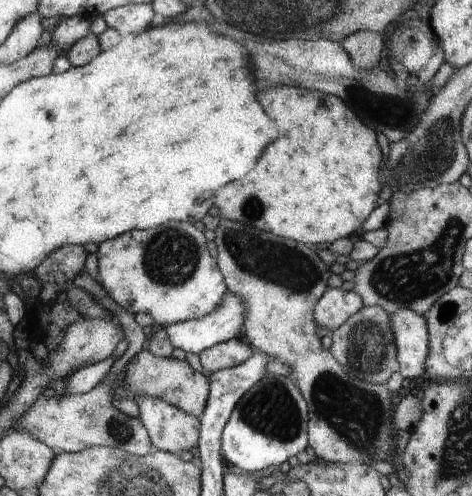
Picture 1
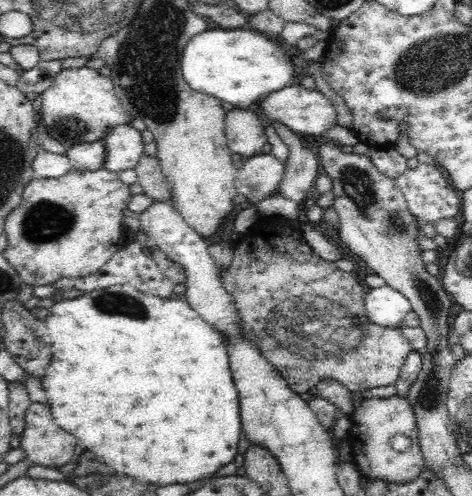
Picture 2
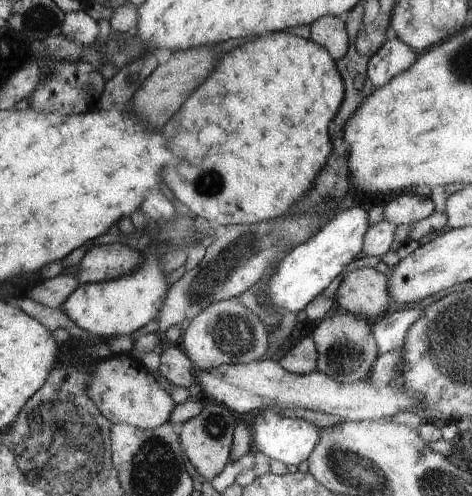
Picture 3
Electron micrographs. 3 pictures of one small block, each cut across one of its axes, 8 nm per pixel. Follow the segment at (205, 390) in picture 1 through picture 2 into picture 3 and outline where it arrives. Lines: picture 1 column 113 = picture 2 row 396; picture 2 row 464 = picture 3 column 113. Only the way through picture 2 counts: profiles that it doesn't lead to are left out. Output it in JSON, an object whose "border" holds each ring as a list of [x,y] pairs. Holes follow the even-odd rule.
{"border":[[[109,356],[91,364],[93,382],[89,384],[89,400],[97,404],[97,410],[109,424],[127,424],[137,430],[153,430],[169,422],[175,410],[173,400],[155,384],[157,372],[149,372],[141,362],[131,356]]]}

